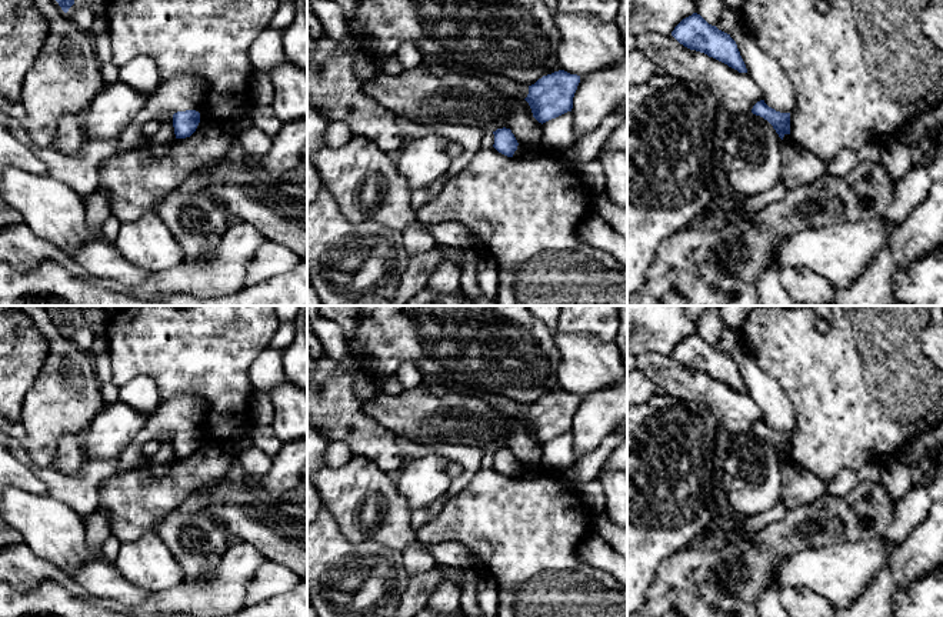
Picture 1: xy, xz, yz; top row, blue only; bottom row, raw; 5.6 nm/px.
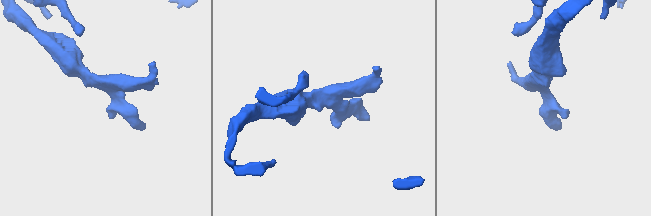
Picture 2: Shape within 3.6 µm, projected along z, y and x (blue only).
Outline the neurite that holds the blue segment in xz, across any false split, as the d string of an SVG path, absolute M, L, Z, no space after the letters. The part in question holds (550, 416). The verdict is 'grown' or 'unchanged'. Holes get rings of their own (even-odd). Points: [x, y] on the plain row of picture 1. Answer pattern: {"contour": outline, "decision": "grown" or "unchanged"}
{"contour": "M559 390L529 406L524 420L529 423L533 437L543 444L572 431L579 403L580 396Z", "decision": "unchanged"}

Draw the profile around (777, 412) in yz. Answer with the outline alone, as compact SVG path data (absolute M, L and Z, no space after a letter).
M743 344L730 353L746 384L747 394L763 413L764 423L780 433L792 433L796 426L794 408L783 388L757 364Z

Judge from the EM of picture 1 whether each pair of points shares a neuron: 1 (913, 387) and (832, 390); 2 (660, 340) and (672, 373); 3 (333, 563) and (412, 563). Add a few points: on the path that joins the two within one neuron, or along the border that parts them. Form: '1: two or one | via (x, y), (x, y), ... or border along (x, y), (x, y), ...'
1: one | via (893, 387), (852, 390)
2: two | border along (670, 353), (642, 354)
3: two | border along (402, 552), (405, 569), (410, 577)

